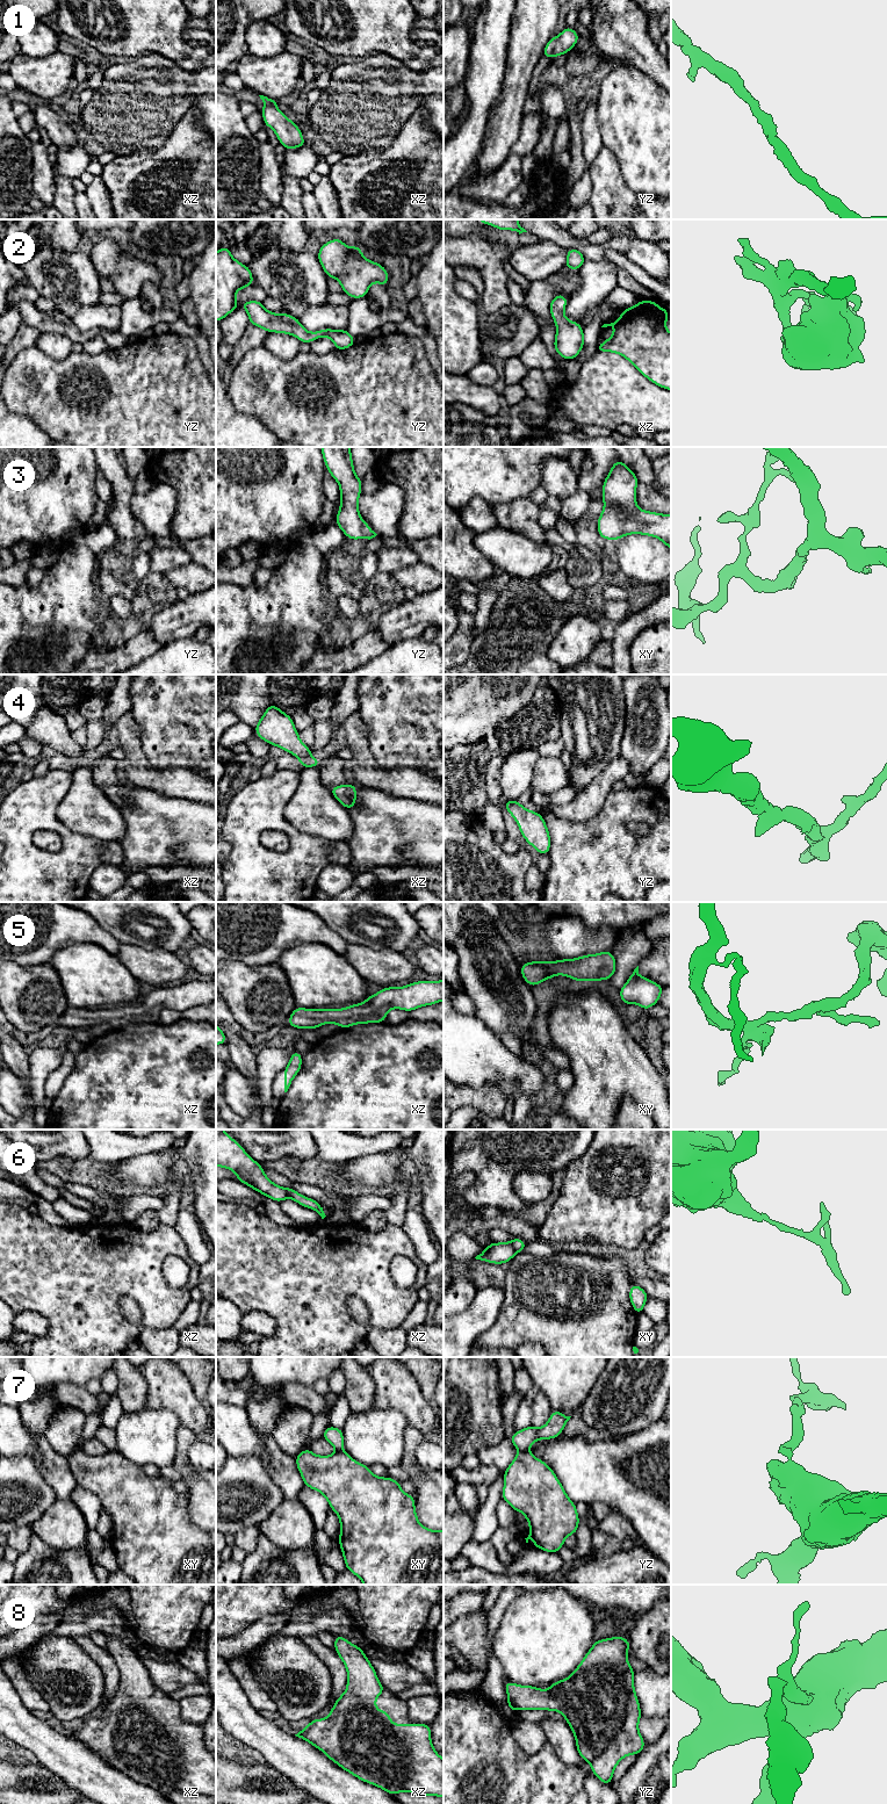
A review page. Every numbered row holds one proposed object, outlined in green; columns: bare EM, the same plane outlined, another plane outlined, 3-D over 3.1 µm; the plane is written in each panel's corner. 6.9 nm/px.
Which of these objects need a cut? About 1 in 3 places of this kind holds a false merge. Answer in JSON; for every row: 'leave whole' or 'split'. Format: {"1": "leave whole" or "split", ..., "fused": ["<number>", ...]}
{"1": "leave whole", "2": "leave whole", "3": "leave whole", "4": "leave whole", "5": "leave whole", "6": "split", "7": "split", "8": "leave whole", "fused": ["6", "7"]}

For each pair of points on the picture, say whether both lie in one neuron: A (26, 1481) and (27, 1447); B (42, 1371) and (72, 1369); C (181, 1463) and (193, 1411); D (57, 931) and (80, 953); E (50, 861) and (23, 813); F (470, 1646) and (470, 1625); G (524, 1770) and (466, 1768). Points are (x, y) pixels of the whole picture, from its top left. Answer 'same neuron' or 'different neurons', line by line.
A: different neurons
B: same neuron
C: different neurons
D: different neurons
E: same neuron
F: same neuron
G: same neuron

